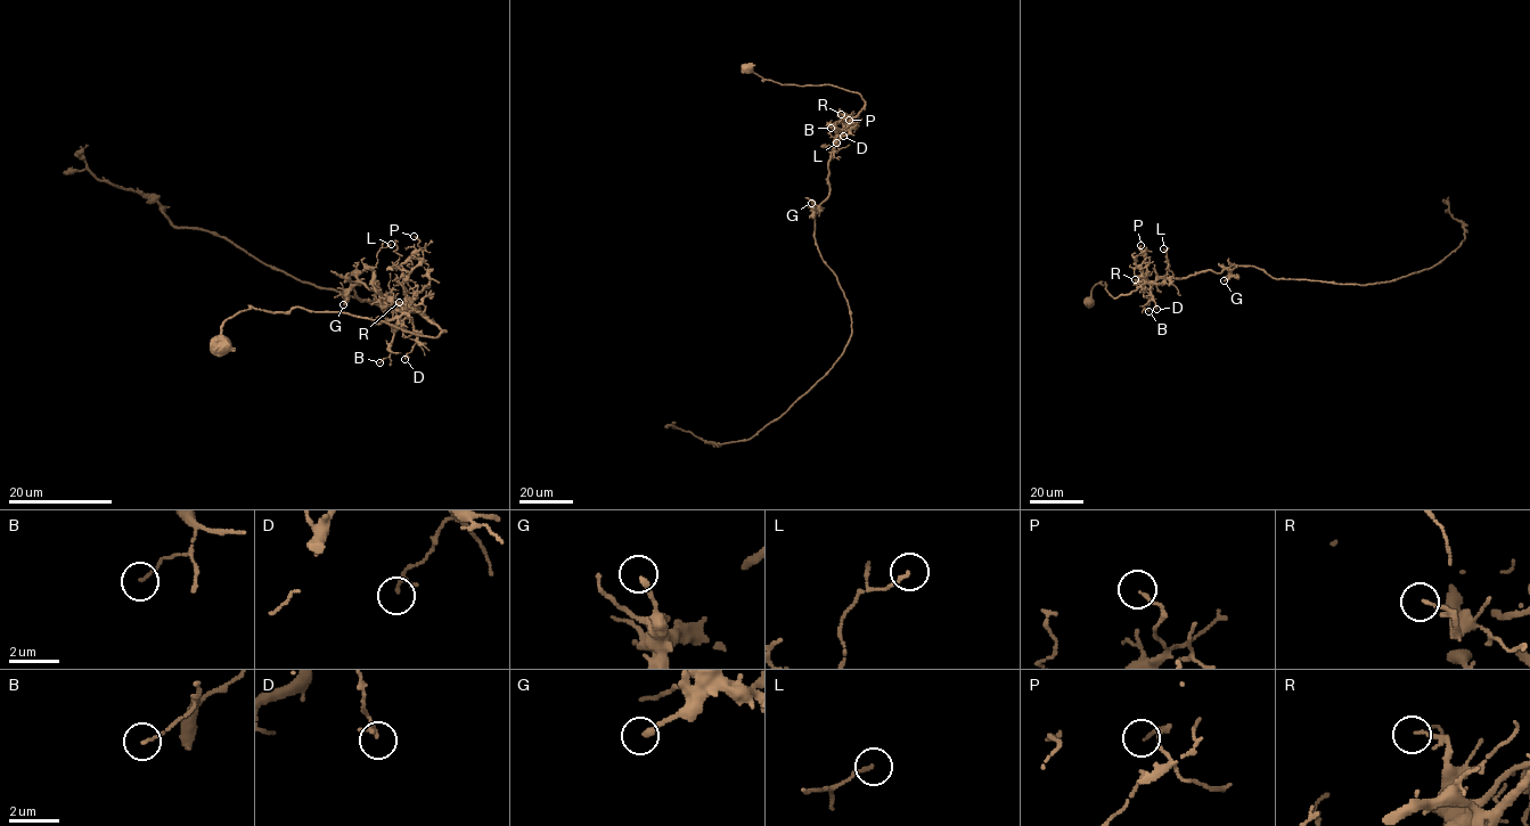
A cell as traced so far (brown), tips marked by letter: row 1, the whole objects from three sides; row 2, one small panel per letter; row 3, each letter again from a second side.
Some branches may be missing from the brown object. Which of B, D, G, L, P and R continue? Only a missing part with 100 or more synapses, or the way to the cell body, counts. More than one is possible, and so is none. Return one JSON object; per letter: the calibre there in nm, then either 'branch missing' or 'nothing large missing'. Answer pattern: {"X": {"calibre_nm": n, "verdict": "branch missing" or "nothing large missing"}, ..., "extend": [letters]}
{"B": {"calibre_nm": 100, "verdict": "nothing large missing"}, "D": {"calibre_nm": 80, "verdict": "nothing large missing"}, "G": {"calibre_nm": 200, "verdict": "nothing large missing"}, "L": {"calibre_nm": 130, "verdict": "nothing large missing"}, "P": {"calibre_nm": 120, "verdict": "nothing large missing"}, "R": {"calibre_nm": 110, "verdict": "nothing large missing"}, "extend": []}

